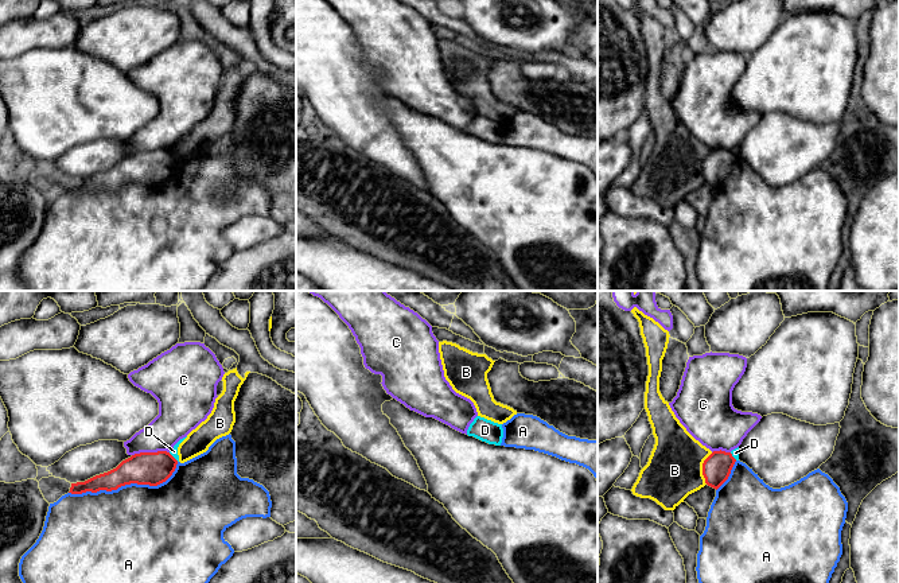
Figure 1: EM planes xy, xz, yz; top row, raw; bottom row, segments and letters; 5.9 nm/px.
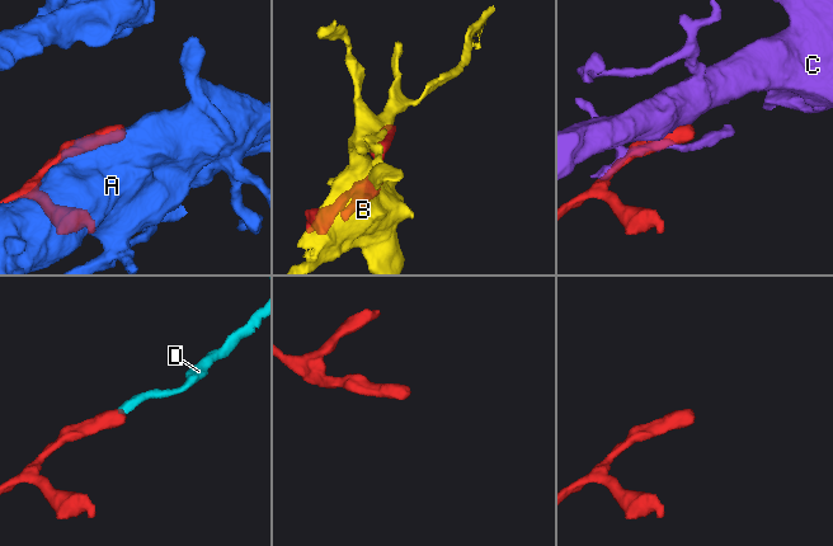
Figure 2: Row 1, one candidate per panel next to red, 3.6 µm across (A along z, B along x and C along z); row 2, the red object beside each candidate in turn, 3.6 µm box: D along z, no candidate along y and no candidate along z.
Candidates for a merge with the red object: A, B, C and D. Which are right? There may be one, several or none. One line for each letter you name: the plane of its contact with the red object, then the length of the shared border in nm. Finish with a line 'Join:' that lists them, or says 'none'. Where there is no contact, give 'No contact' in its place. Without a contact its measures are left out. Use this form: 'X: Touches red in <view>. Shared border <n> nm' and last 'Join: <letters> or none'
Join: none

